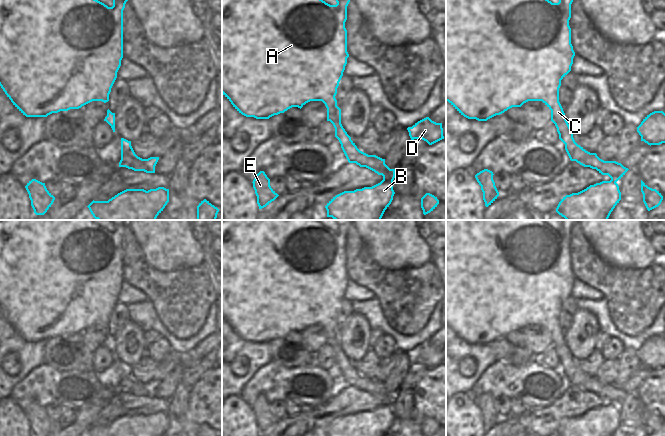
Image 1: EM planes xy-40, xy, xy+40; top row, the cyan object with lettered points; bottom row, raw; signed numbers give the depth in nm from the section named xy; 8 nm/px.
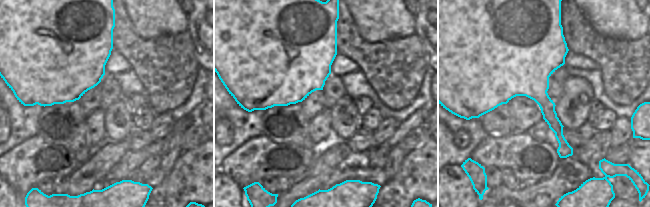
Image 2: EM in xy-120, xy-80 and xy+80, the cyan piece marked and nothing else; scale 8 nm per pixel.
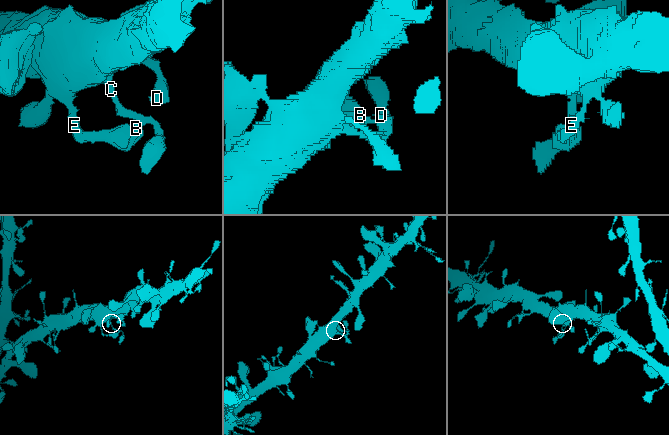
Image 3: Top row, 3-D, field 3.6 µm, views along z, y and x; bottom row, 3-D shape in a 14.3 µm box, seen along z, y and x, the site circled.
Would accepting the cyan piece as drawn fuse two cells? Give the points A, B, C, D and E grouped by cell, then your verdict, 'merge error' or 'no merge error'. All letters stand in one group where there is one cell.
groups A B C D E; no merge error

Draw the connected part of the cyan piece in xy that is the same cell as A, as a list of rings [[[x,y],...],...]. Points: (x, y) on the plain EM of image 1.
[[[222,220],[222,318],[231,326],[233,331],[246,341],[256,343],[269,343],[274,339],[284,337],[292,331],[302,332],[310,325],[322,325],[327,332],[327,345],[330,345],[335,352],[335,361],[339,364],[341,372],[349,387],[356,387],[360,391],[366,391],[378,399],[383,400],[383,404],[372,410],[356,413],[354,415],[344,415],[333,421],[325,430],[327,436],[385,436],[393,424],[395,418],[393,414],[393,404],[395,402],[395,393],[390,393],[385,388],[385,383],[376,379],[368,379],[360,375],[351,361],[347,358],[341,348],[341,333],[337,330],[335,322],[339,306],[343,300],[347,282],[347,254],[345,246],[347,244],[347,230],[353,220],[332,220],[337,228],[330,229],[317,220]]]

